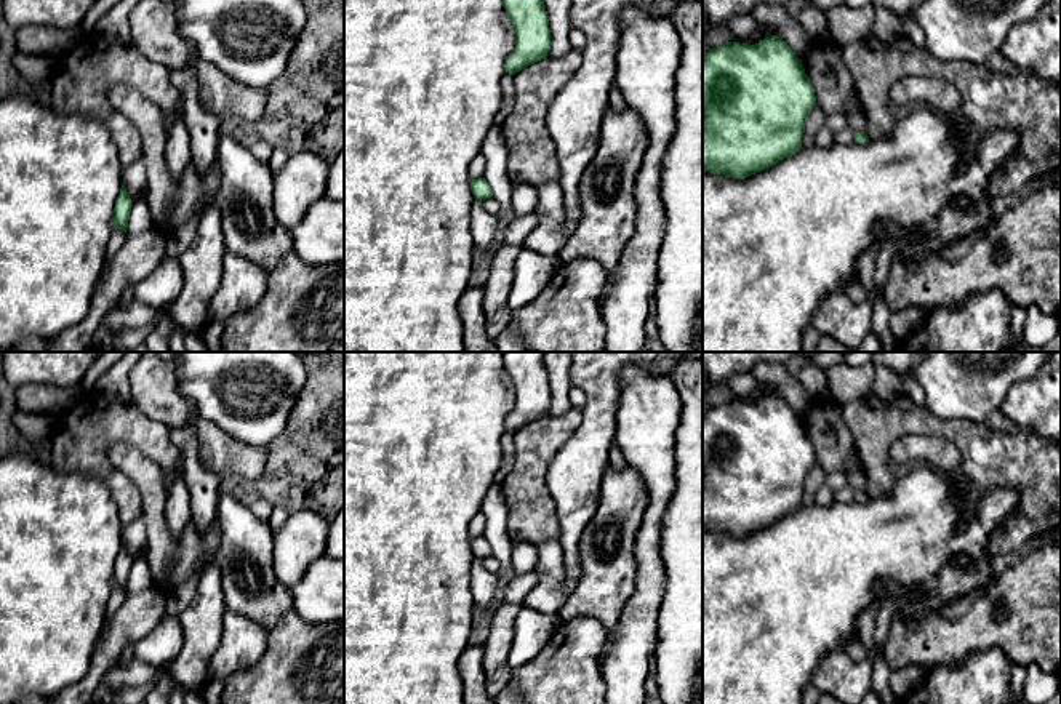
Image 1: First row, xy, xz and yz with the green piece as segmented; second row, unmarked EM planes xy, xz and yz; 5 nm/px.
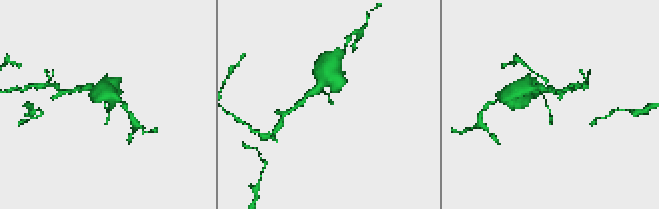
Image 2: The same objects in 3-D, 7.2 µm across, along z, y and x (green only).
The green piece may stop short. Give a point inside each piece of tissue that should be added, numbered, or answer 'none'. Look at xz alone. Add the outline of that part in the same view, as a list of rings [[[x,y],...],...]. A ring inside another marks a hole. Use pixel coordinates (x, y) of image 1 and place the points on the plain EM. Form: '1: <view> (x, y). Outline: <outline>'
none

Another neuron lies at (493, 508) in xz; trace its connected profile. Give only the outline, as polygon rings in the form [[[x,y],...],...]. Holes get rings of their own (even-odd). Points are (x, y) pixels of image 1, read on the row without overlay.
[[[493,483],[486,491],[482,502],[482,514],[486,518],[483,536],[493,549],[493,557],[499,562],[501,568],[498,576],[502,576],[512,568],[512,546],[507,534],[507,506],[502,494],[502,485]]]

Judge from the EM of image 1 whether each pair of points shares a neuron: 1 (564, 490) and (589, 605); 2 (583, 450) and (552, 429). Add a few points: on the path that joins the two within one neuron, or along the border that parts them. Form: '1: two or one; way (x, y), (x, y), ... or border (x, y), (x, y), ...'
1: two; border (589, 522), (580, 540), (580, 580), (567, 594)
2: two; border (581, 410), (581, 423), (556, 453), (548, 471)

